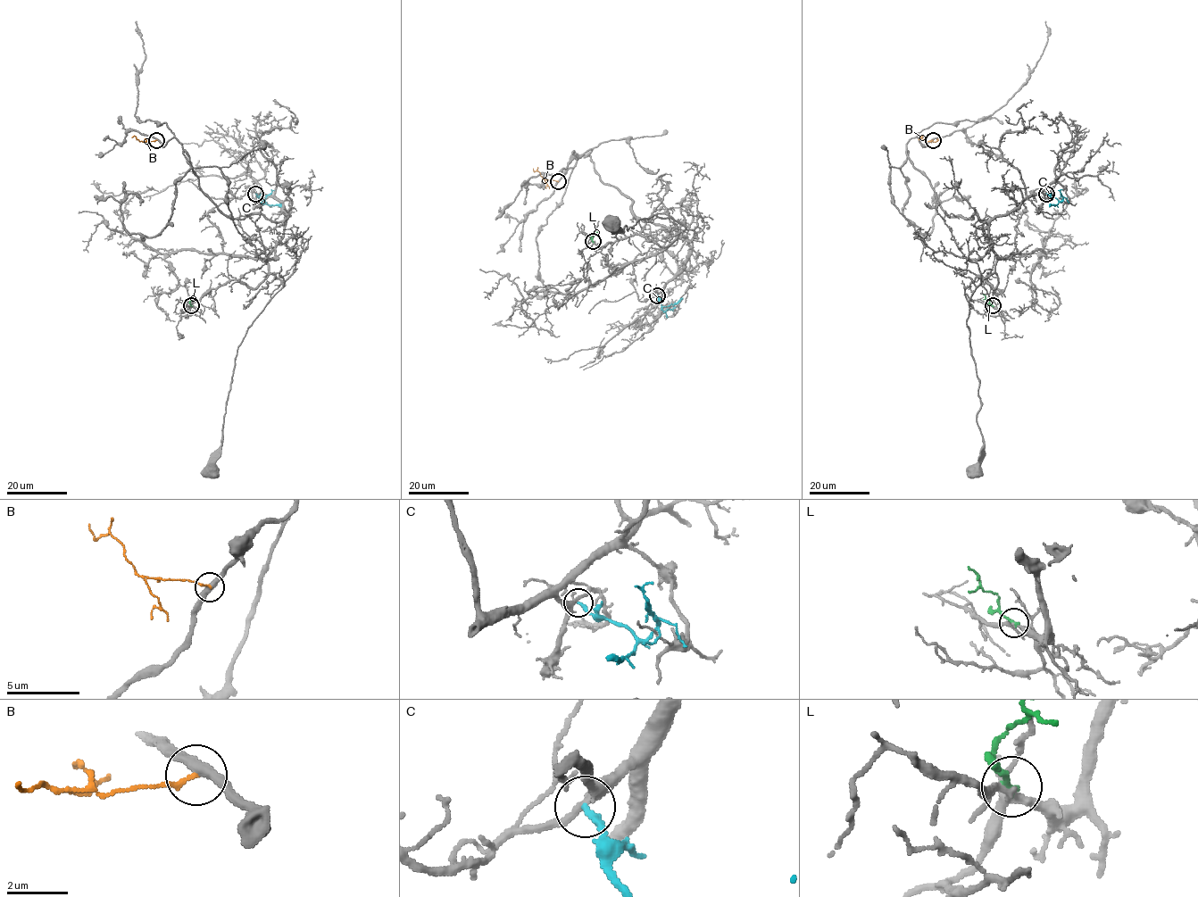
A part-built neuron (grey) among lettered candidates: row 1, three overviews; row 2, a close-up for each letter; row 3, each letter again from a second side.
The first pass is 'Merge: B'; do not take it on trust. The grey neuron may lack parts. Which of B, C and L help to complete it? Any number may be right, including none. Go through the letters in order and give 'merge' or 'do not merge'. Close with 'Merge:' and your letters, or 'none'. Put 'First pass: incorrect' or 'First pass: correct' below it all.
B: do not merge
C: do not merge
L: do not merge
Merge: none
First pass: incorrect

